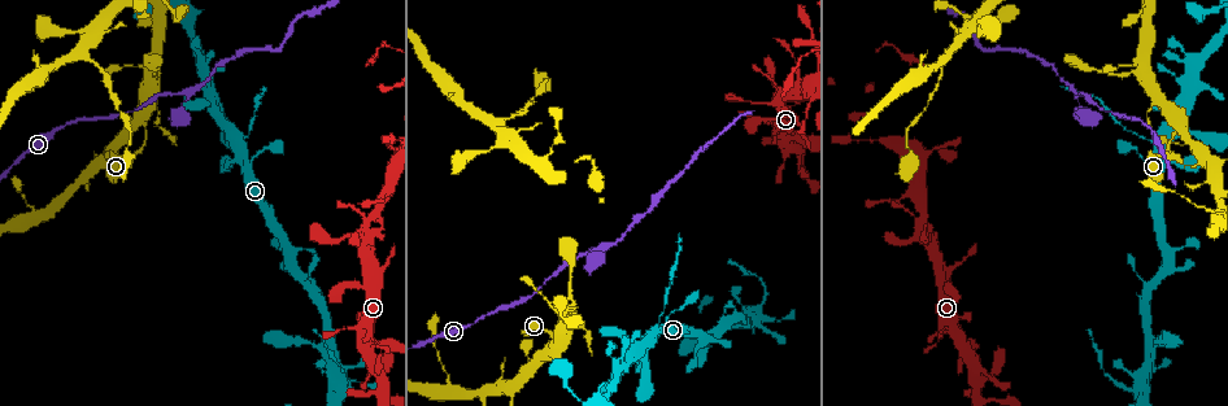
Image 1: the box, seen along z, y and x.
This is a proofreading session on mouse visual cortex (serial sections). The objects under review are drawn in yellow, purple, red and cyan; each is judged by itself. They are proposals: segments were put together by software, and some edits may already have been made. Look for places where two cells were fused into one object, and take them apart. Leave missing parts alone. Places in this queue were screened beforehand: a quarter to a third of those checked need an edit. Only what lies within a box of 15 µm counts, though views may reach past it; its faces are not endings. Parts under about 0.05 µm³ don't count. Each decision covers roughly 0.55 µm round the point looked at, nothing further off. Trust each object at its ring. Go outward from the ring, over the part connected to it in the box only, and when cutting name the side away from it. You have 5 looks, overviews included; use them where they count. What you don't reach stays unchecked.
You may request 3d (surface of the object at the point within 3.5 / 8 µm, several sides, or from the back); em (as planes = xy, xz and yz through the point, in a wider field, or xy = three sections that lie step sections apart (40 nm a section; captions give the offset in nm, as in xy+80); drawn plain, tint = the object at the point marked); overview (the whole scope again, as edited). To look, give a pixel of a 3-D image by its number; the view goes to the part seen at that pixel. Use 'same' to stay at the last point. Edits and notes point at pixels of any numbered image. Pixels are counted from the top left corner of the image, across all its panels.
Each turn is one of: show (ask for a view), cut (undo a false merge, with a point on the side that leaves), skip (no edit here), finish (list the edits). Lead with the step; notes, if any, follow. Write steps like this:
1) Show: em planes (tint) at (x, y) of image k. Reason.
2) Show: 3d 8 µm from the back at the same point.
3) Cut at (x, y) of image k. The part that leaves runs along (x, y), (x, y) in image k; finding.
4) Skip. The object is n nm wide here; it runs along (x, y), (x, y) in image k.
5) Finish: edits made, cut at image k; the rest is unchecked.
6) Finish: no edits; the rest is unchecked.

Show: 3d 3.5 µm at (601, 244) of image 1. Sudden change in width.

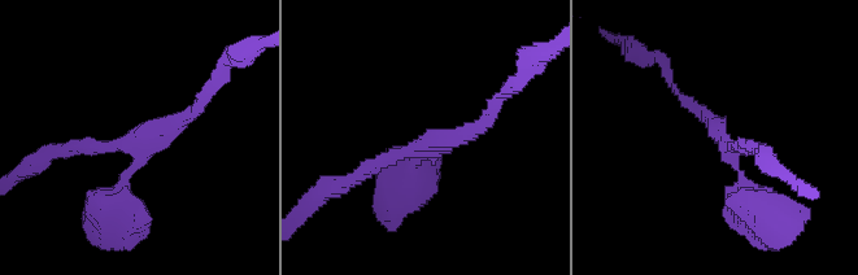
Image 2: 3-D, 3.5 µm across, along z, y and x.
Show: em planes (tint) at (726, 147) of image 2. 3 arms meet here; the arms are 150, 200, 300 nm wide.

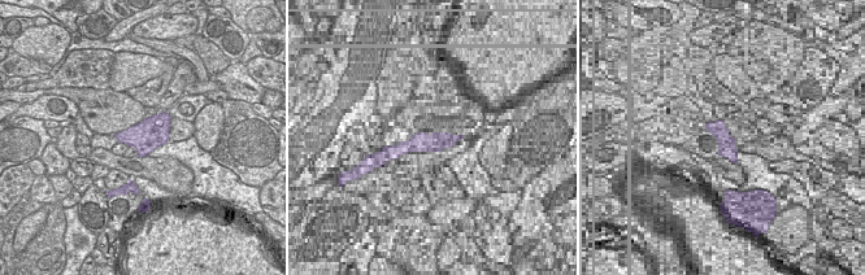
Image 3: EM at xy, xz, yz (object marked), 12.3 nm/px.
Skip. It runs along (340, 187), (487, 117) in image 2; all the same cell.

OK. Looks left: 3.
Show: 3d 3.5 µm at (105, 162) of image 1. Four arms meet.

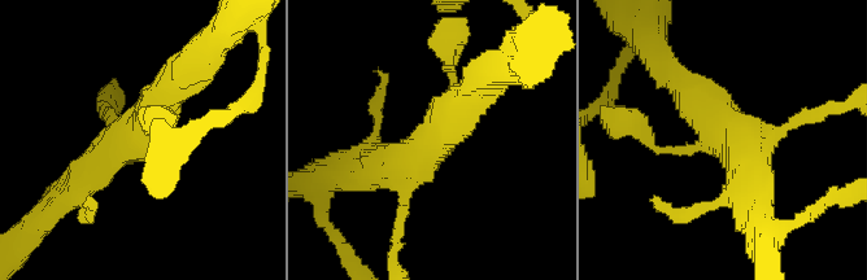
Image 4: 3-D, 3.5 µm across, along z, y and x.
Show: em xy step 2 (tint) at (721, 121) of image 4. 4 arms meet here; the arms are 100, 200, 350, 450 nm wide.

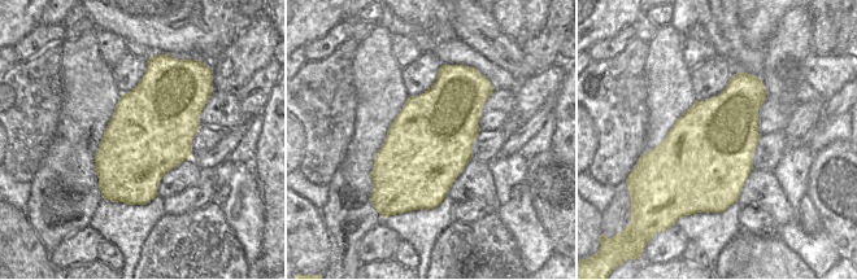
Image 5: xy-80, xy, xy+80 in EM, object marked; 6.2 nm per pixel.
Skip. It runs along (186, 68), (134, 136), (86, 171) in image 4; all the same cell.

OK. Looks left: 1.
Finish: no edits; the rest is unchecked.

